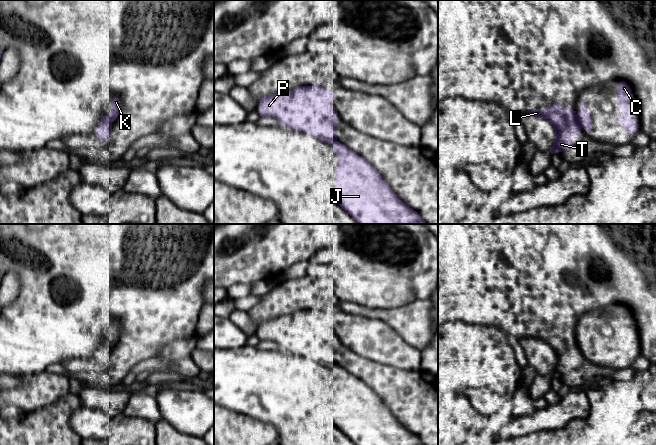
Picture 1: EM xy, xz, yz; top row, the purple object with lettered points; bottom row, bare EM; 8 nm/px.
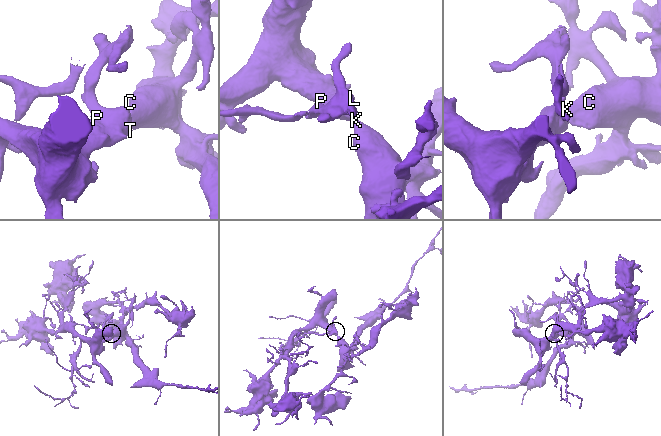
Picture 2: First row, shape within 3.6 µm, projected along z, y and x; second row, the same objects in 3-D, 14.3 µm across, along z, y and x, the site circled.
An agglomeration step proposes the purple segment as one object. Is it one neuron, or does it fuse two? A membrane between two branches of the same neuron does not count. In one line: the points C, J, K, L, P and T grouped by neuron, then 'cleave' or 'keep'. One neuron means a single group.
groups C J K L P T; keep

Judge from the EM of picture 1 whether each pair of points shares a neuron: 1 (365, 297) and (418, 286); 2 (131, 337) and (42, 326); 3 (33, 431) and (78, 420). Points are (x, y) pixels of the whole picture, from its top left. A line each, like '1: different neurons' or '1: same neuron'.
1: same neuron
2: same neuron
3: different neurons

